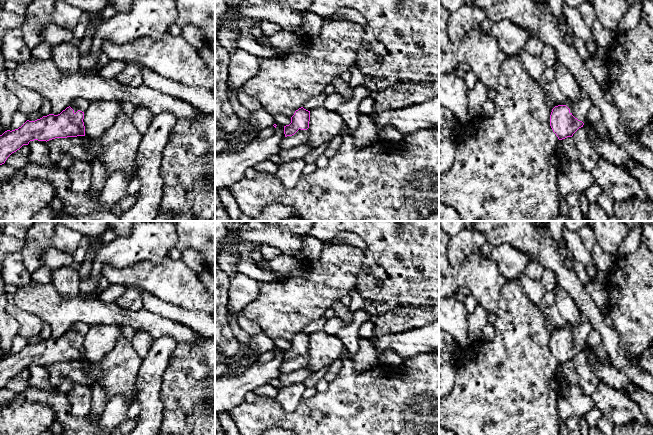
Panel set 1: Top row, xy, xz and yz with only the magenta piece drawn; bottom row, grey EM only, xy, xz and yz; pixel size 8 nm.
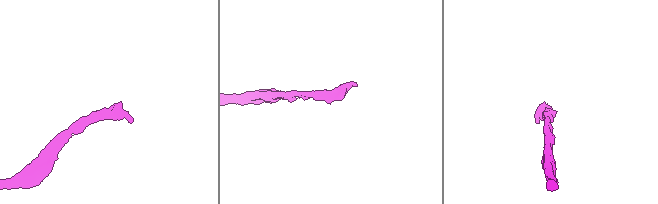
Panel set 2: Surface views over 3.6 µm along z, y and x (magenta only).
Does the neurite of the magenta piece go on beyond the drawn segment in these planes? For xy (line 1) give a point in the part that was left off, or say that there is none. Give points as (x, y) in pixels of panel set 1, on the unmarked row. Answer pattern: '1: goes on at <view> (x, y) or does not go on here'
1: goes on at xy (82, 329)

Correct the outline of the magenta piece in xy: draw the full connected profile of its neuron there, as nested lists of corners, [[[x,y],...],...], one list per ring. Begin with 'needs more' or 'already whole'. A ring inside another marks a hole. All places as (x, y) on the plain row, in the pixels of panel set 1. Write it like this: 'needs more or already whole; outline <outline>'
needs more; outline [[[76,324],[60,338],[49,338],[35,345],[27,344],[15,354],[0,359],[0,389],[30,365],[49,365],[55,362],[85,360],[84,338],[90,325]]]

